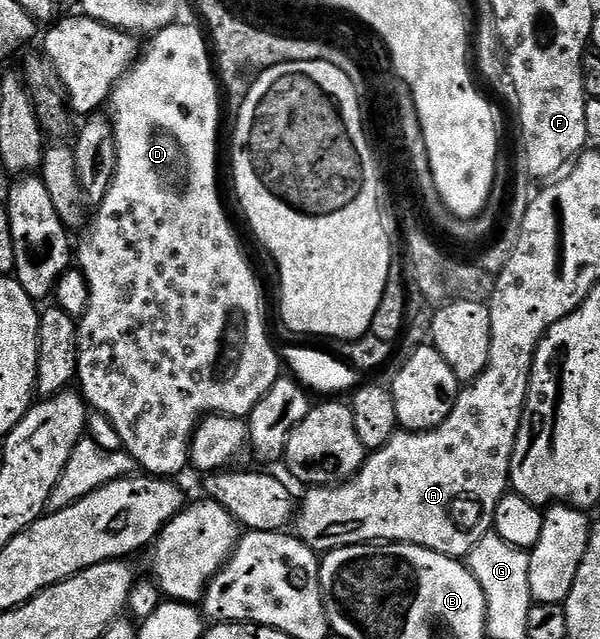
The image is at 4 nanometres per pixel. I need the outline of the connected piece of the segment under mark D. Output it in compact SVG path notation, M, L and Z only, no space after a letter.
M180 21L173 22L172 26L164 27L162 30L155 32L147 40L148 43L143 44L142 54L137 58L136 62L132 64L126 74L116 82L116 86L112 89L112 94L108 96L106 104L107 110L112 110L110 114L110 122L112 124L112 140L116 143L116 172L112 177L112 184L108 187L106 197L95 208L96 216L91 216L90 226L83 232L84 240L80 243L74 251L74 259L78 264L79 270L84 272L86 277L86 285L88 286L88 308L86 313L78 321L76 328L76 340L78 341L78 365L76 366L76 379L78 380L78 390L84 397L85 403L95 414L105 415L110 421L110 425L114 425L114 429L120 438L121 448L134 459L140 469L147 472L152 477L176 477L183 467L189 466L189 451L191 449L192 435L201 417L207 416L209 413L213 415L226 415L238 419L244 419L252 414L252 411L258 405L258 401L262 401L262 397L266 397L266 393L274 385L274 381L281 378L282 364L277 348L274 343L268 340L268 327L264 324L264 311L260 308L260 283L256 280L256 275L252 272L252 267L248 264L248 259L244 256L244 251L240 248L240 243L236 240L236 235L232 232L232 223L228 220L228 215L224 212L224 207L220 204L220 191L216 188L216 134L220 131L220 103L222 107L222 91L218 86L217 76L214 74L214 59L210 54L210 43L206 38L205 32L199 26L187 27L186 24Z

